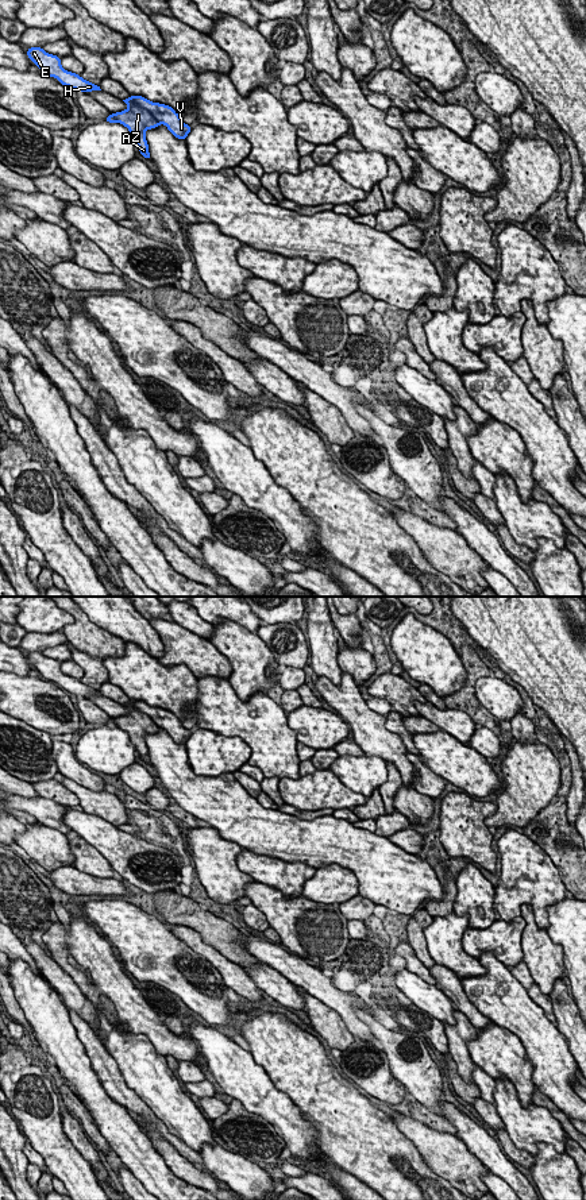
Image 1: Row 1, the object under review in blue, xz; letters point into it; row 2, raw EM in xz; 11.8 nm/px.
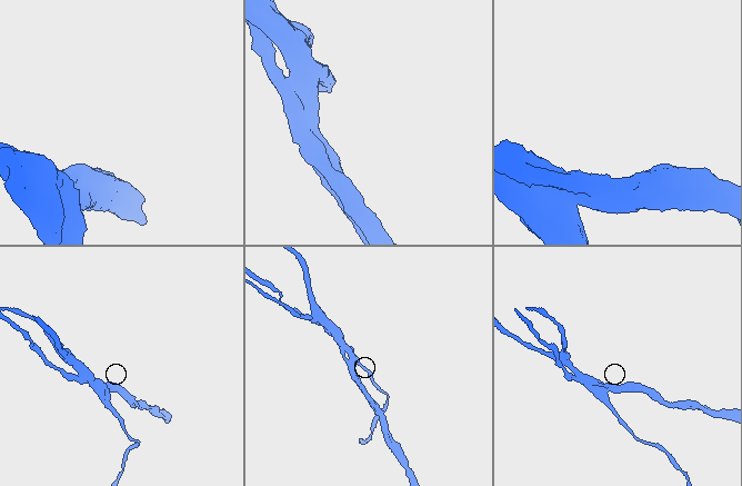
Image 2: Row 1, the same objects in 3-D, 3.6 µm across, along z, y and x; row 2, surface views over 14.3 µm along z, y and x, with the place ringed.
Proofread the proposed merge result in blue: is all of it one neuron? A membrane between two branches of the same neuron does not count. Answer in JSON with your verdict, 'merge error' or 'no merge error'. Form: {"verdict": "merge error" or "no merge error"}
{"verdict": "merge error"}

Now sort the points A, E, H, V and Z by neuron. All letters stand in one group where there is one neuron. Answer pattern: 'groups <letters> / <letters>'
groups A E H Z / V

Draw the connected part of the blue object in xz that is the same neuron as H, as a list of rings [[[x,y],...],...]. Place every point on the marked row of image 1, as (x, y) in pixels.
[[[30,47],[27,55],[46,76],[57,78],[65,86],[82,90],[84,93],[101,90],[99,85],[84,80],[76,73],[65,70],[61,66],[61,58],[46,53],[42,47]]]

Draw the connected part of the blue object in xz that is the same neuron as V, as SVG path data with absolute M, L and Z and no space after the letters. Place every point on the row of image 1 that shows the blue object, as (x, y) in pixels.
M143 96L134 97L134 101L136 105L147 109L159 124L166 126L177 139L186 139L192 128L182 121L180 115L171 107L153 103Z

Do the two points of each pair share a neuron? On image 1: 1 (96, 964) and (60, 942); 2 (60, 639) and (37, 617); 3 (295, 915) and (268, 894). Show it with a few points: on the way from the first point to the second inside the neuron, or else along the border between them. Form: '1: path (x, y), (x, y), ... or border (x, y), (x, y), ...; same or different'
1: path (87, 955), (74, 942), (69, 942); same
2: path (54, 633), (42, 621); same
3: path (288, 914), (274, 901); same

